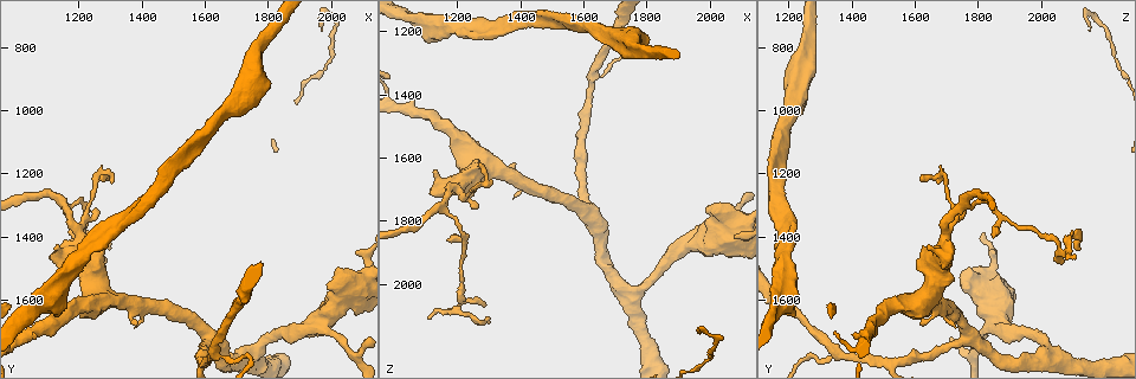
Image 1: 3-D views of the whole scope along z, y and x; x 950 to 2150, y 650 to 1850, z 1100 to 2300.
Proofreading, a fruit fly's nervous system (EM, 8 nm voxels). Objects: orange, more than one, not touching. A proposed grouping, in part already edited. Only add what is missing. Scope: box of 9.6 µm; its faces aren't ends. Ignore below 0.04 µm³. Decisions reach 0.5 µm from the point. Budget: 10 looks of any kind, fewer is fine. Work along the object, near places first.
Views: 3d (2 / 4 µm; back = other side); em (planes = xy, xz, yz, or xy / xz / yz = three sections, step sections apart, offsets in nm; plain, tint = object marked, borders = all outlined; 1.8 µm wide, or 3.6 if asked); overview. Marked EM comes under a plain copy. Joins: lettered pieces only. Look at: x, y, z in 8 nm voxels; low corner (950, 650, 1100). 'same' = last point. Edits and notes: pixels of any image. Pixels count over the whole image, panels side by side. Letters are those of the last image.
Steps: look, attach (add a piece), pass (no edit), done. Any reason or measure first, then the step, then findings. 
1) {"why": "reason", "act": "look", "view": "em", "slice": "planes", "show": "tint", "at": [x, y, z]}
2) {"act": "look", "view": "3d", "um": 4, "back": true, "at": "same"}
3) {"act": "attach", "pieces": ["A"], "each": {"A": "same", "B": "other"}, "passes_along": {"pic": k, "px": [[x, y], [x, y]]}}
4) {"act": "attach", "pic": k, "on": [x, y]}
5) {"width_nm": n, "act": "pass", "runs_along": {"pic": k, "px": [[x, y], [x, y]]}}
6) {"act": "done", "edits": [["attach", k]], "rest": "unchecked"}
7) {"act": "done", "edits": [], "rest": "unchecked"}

{"why": "branch stops here", "act": "look", "view": "em", "slice": "planes", "show": "borders", "at": [1110, 1460, 2120]}

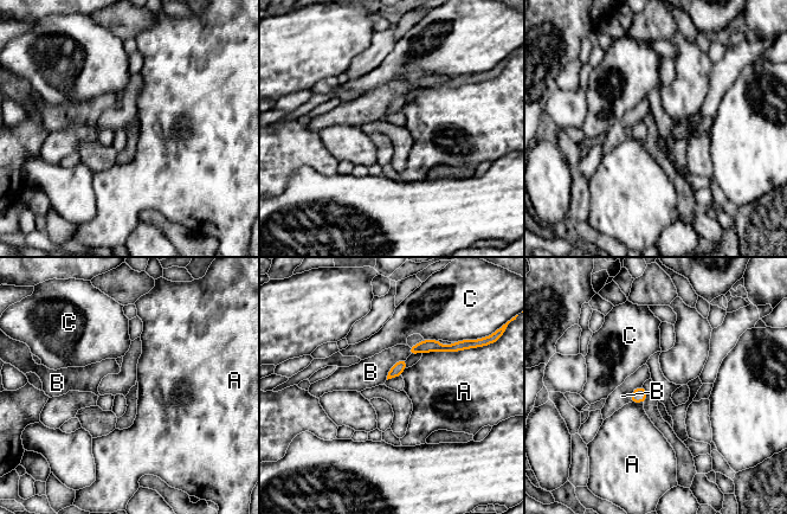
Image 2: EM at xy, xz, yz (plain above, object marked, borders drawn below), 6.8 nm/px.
{"width_nm": 80, "act": "pass", "each": {"A": "other", "B": "other", "C": "other"}, "border": {"pic": 2, "px": [[406, 358], [393, 365], [386, 379]]}, "found": "none of them fits"}

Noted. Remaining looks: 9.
{"why": "branch point", "act": "look", "view": "em", "slice": "yz", "step": 16, "show": "tint", "at": [1160, 1300, 1740]}

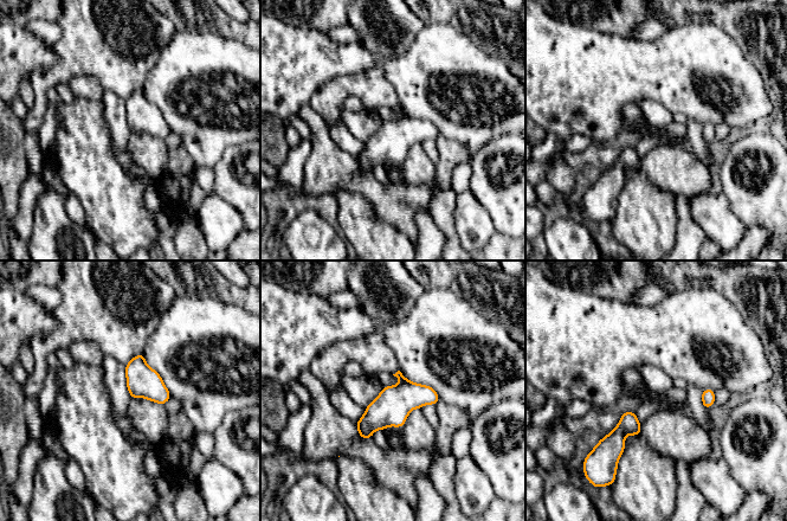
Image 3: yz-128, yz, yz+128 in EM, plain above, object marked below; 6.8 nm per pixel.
{"why": "cut it another way", "act": "look", "view": "em", "slice": "planes", "show": "borders", "at": "same"}

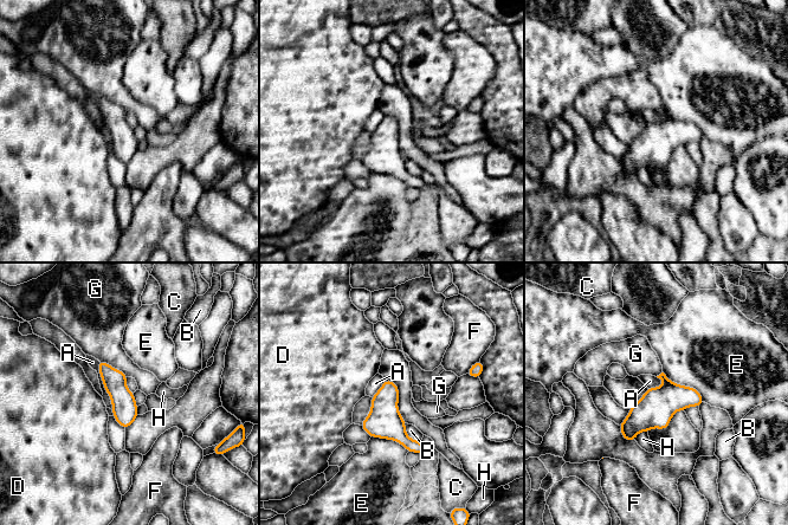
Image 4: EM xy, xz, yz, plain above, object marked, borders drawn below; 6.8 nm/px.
{"act": "pass", "each": {"A": "other", "B": "other", "C": "other", "D": "other", "E": "other", "F": "other", "G": "other", "H": "other"}, "runs_along": {"pic": 4, "px": [[101, 364], [123, 401], [126, 423]]}, "found": "no lettered piece goes on from it"}

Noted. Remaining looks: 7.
{"why": "three arms meet", "act": "look", "view": "3d", "um": 4, "at": [1620, 1780, 1360]}

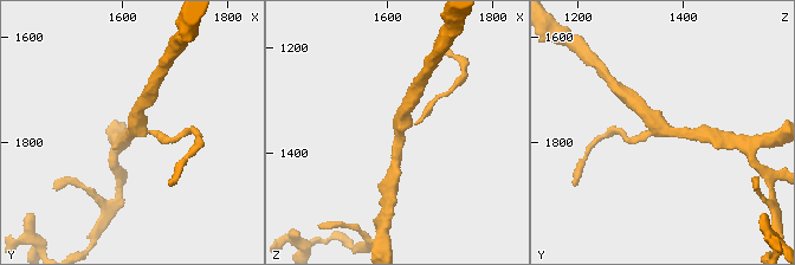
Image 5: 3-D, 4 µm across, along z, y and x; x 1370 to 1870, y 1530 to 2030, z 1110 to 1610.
{"arms": 3, "act": "look", "view": "em", "slice": "planes", "show": "borders", "at": [1625, 1765, 1350]}

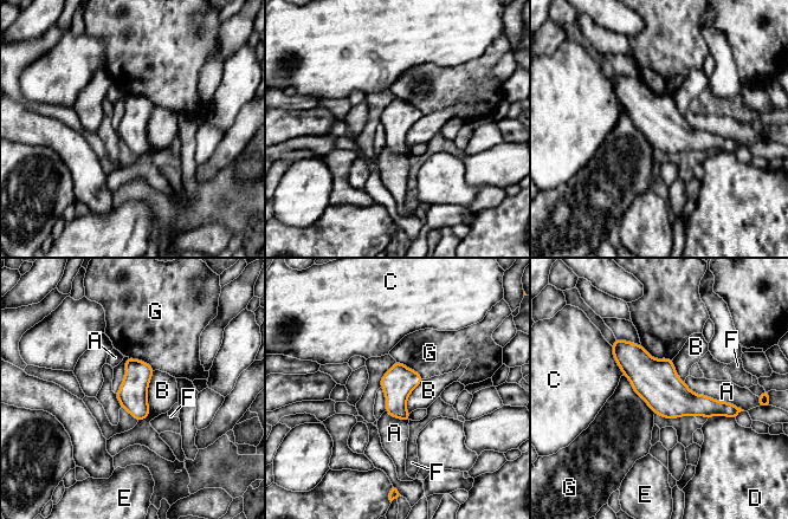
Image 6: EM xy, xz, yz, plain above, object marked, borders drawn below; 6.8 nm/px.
{"longest_contact_nm": ["A", 440], "act": "pass", "each": {"A": "other", "B": "other", "C": "other", "D": "other", "E": "other", "F": "other", "G": "other"}, "border": {"pic": 6, "px": [[155, 370], [149, 414], [139, 421]]}, "found": "none of them fits"}

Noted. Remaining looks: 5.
{"why": "branch stops here", "act": "look", "view": "3d", "um": 2, "at": [1380, 1680, 1630]}

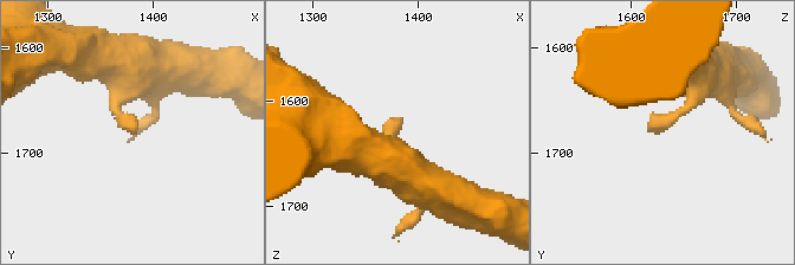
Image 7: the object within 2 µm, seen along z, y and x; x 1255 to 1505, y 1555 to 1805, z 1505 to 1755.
{"why": "now the EM", "act": "look", "view": "em", "slice": "planes", "show": "borders", "at": [1386, 1678, 1618]}

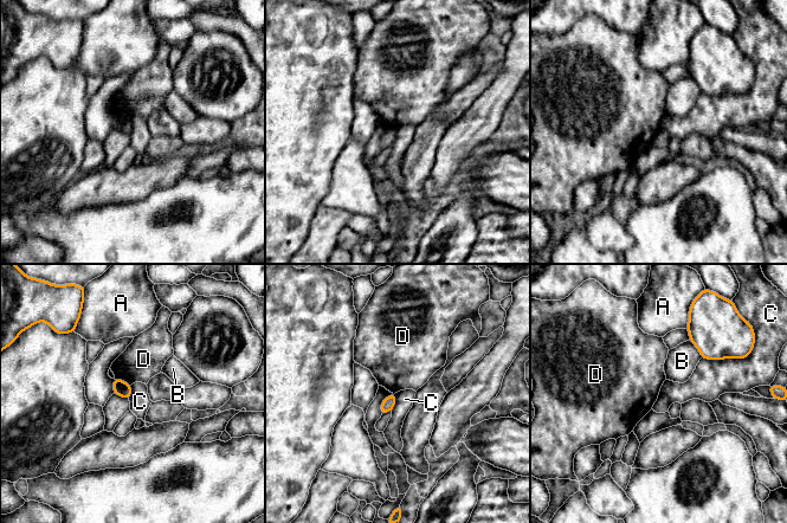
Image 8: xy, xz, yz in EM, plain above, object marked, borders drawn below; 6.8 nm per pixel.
{"act": "pass", "each": {"A": "other", "B": "other", "C": "other", "D": "other"}, "found": "none of them fits"}

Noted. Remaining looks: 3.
{"act": "done", "edits": [], "rest": "unchecked"}

